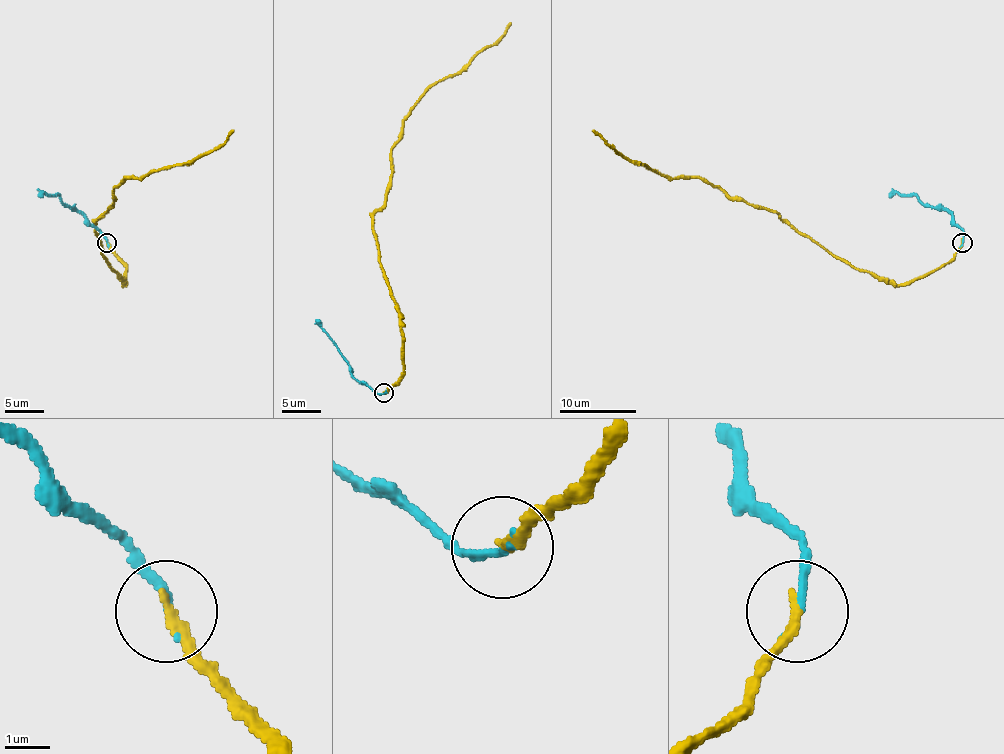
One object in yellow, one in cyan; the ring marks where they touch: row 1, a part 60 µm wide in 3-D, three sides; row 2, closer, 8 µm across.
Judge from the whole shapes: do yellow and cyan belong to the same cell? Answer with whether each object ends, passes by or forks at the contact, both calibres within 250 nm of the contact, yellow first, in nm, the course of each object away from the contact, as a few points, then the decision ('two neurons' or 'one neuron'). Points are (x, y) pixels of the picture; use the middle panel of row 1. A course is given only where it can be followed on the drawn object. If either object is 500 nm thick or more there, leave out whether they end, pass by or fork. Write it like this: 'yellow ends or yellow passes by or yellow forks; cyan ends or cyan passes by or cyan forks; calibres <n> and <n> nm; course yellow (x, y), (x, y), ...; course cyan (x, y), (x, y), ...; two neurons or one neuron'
yellow ends; cyan ends; calibres 240 and 180 nm; course yellow (384, 393), (403, 370), (401, 322), (373, 228), (392, 174), (392, 147), (421, 97), (455, 76), (511, 22); course cyan (384, 393), (375, 393), (351, 374), (334, 341), (315, 320); one neuron

